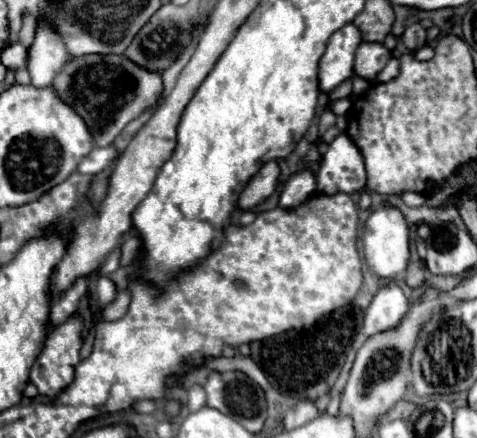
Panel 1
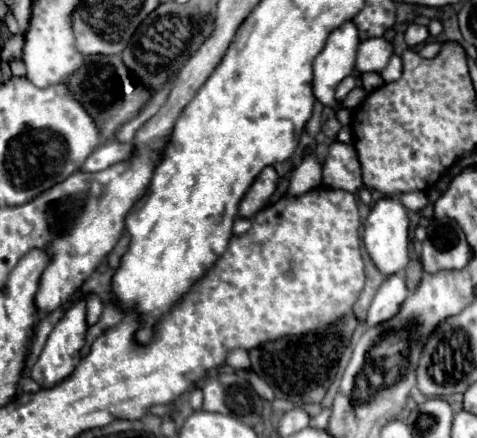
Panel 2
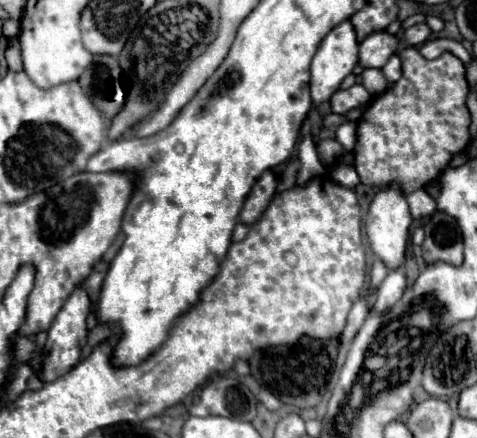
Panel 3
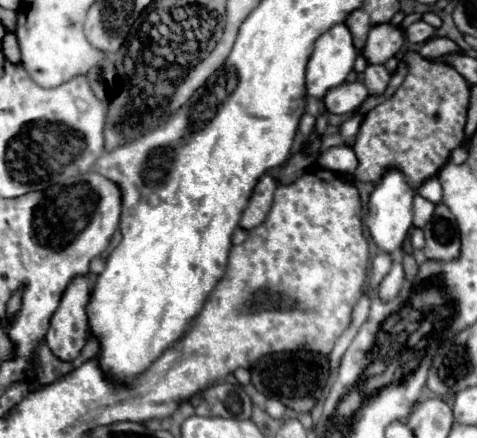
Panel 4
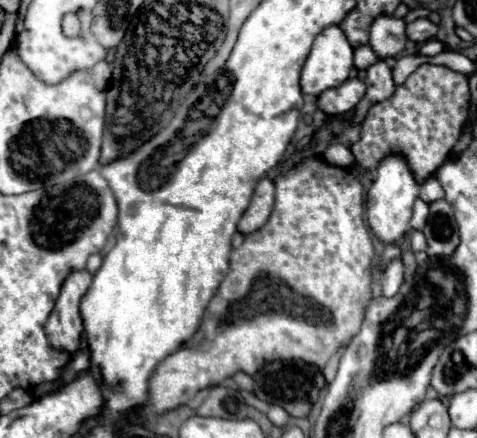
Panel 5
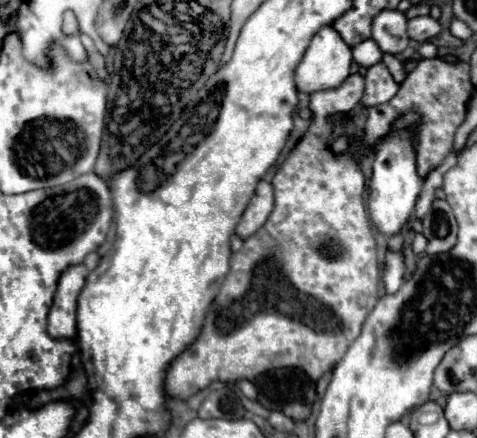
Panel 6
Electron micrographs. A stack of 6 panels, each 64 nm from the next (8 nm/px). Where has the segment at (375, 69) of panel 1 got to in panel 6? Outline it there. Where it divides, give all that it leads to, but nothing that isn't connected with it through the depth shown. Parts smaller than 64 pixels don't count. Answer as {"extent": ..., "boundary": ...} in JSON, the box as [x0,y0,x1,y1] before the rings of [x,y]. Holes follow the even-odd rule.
{"extent":[372,10,410,54],"boundary":[[[384,10],[372,20],[372,38],[382,52],[400,54],[406,50],[410,38],[406,32],[406,16],[400,10]]]}

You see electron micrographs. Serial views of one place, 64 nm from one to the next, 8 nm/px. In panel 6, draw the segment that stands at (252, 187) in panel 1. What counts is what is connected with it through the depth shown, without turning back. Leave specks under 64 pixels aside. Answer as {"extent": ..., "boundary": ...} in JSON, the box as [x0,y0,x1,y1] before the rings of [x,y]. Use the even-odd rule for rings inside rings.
{"extent":[236,180,274,240],"boundary":[[[260,180],[256,186],[256,194],[252,196],[248,208],[244,210],[238,226],[236,226],[236,236],[246,240],[248,236],[252,236],[268,218],[268,214],[272,212],[274,206],[274,194],[272,194],[272,184]]]}

